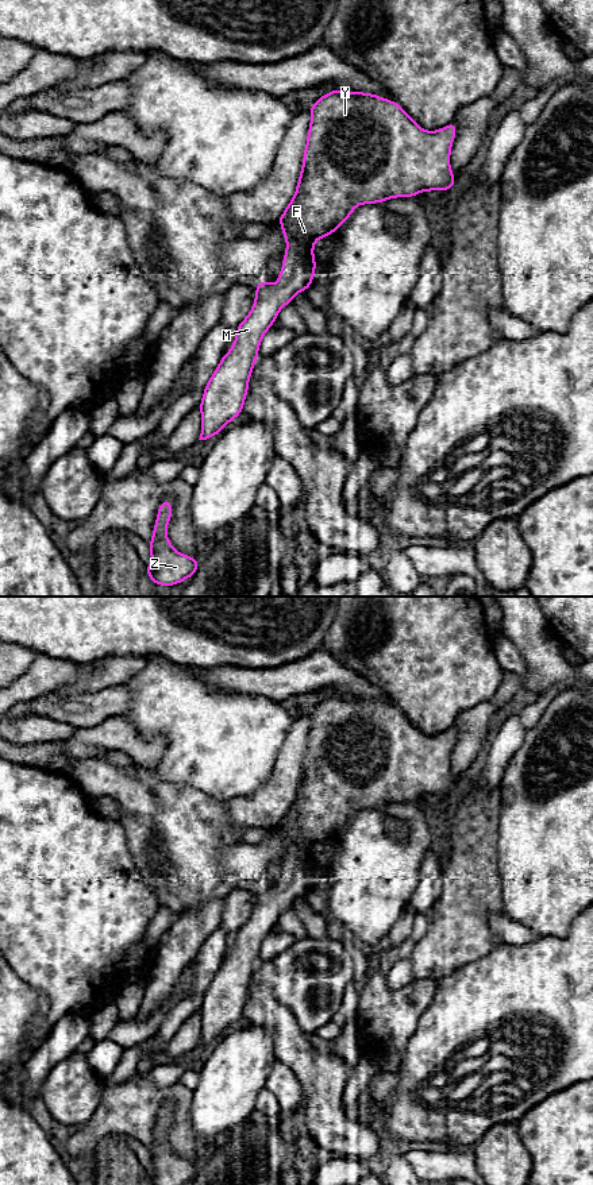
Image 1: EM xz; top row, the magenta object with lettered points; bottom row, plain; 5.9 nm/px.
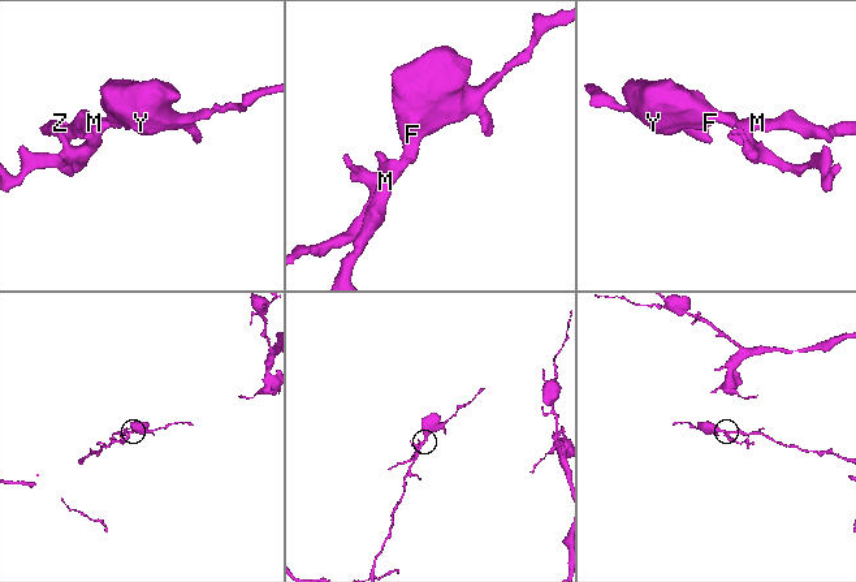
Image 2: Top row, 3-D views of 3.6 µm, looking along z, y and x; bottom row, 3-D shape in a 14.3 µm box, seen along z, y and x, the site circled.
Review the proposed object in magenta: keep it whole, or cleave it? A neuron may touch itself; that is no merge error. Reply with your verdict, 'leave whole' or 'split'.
leave whole

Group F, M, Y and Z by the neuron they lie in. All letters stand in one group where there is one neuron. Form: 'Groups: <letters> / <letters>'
Groups: F M Y Z

